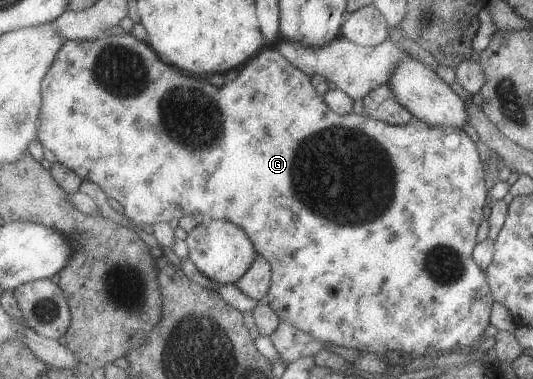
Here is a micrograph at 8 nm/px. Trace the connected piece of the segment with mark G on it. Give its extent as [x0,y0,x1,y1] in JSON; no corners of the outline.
[38,33,494,357]

